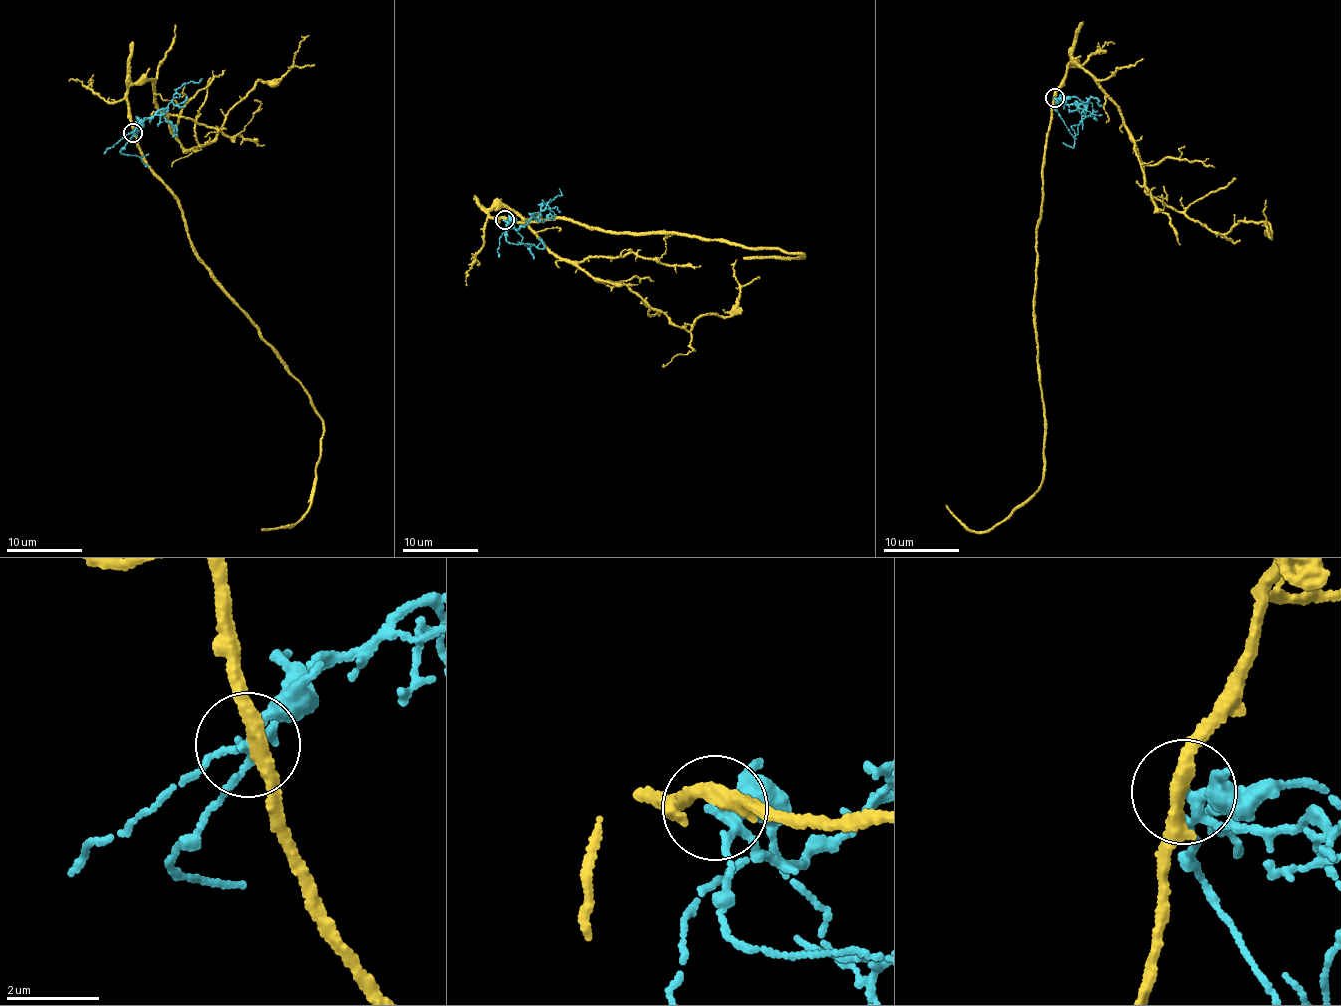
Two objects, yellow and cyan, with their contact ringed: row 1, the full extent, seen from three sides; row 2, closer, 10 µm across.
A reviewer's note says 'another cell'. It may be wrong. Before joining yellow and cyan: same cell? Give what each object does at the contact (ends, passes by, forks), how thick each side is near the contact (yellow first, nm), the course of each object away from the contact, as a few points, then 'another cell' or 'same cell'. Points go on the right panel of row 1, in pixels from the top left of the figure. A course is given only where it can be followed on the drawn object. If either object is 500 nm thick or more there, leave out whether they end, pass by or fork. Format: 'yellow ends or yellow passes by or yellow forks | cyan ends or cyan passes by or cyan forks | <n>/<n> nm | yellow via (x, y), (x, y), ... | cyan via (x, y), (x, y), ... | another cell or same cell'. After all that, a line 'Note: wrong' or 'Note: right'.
yellow passes by | cyan forks | 300/160 nm | yellow via (1054, 98), (1035, 247), (1034, 319), (1046, 423), (1040, 489), (1009, 519), (983, 531), (968, 528), (945, 505) | cyan via (1054, 98), (1060, 104), (1076, 103), (1085, 108), (1090, 98), (1096, 98), (1098, 106), (1096, 101) | another cell
Note: right

